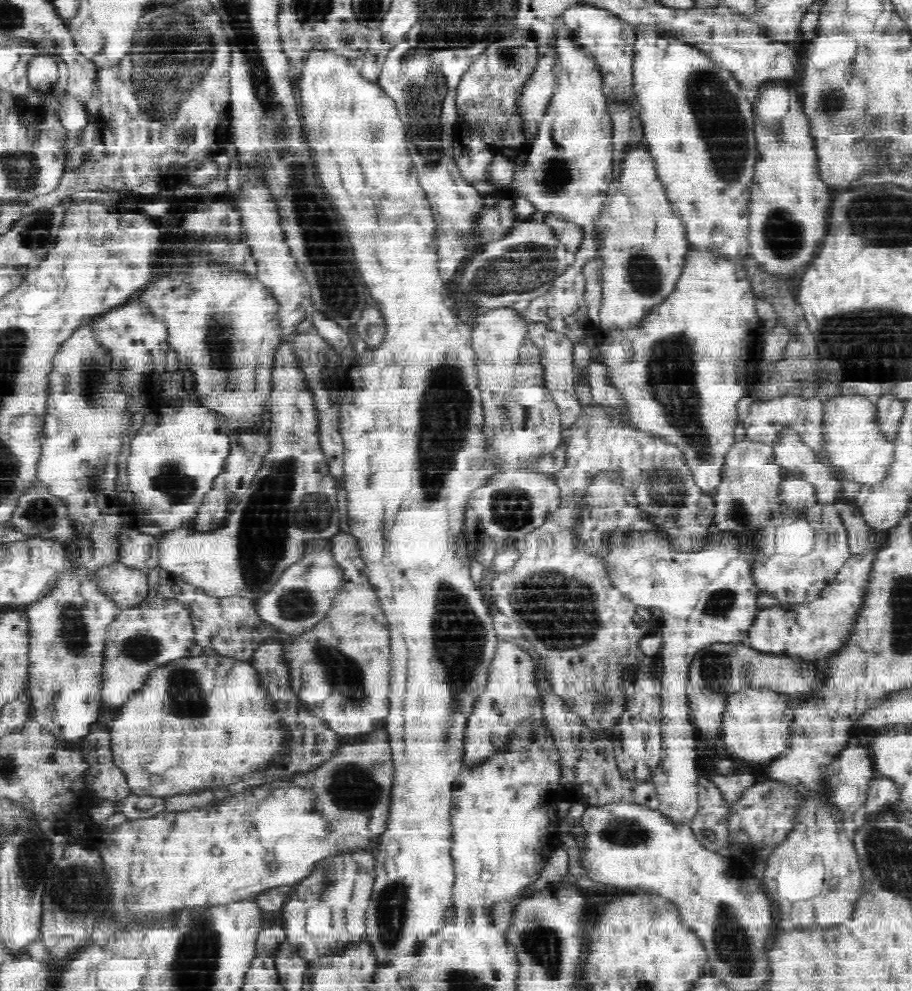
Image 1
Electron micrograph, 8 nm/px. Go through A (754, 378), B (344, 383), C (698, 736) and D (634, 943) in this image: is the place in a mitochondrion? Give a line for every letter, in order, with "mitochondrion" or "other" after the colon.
A: other
B: other
C: other
D: other

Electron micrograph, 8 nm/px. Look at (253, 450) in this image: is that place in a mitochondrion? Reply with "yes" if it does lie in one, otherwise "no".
yes

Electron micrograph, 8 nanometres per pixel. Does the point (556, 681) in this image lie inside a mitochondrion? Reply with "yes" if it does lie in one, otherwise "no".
no

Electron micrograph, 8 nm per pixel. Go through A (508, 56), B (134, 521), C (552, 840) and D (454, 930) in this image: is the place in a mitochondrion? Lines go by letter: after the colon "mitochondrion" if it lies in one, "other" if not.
A: mitochondrion
B: other
C: other
D: other

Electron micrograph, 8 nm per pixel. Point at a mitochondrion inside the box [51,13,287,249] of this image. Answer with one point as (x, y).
(163, 70)

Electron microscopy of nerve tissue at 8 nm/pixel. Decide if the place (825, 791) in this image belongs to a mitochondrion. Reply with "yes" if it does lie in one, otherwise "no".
no

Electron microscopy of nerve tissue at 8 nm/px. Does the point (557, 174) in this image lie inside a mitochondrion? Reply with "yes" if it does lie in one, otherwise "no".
yes

